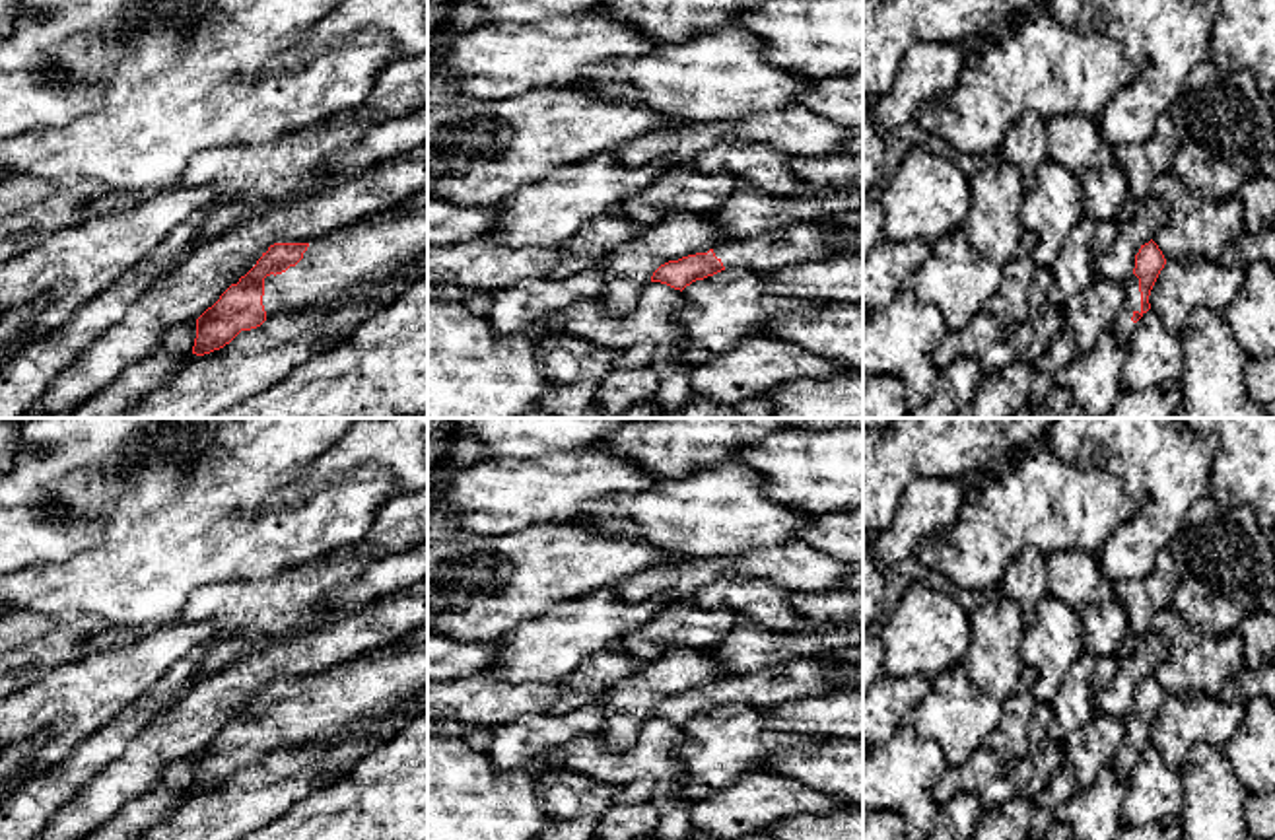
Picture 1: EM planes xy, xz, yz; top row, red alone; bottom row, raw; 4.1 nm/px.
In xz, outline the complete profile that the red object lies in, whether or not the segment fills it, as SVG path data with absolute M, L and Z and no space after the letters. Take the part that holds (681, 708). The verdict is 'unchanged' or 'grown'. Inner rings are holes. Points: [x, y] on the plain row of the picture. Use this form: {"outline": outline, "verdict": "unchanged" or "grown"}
{"outline": "M797 659L756 671L733 673L725 681L706 688L661 700L653 708L651 718L661 718L682 727L692 718L713 712L725 704L766 710L783 702L822 698L838 688L845 688L838 684L845 675L847 669L834 669L816 659Z", "verdict": "grown"}

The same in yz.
{"outline": "M1153 675L1135 690L1133 712L1123 721L1125 735L1112 764L1123 786L1131 778L1137 756L1151 745L1149 731L1164 700L1166 694Z", "verdict": "grown"}

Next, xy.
{"outline": "M428 626L402 644L375 655L358 657L311 679L274 679L257 700L231 719L196 754L192 789L204 791L229 780L241 766L260 762L280 747L301 749L363 719L391 714L404 702L428 694Z", "verdict": "grown"}

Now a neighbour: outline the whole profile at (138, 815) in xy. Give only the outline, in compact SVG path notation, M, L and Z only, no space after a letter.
M196 754L177 760L163 772L154 789L124 803L107 822L82 840L136 840L196 793L192 788L194 774Z

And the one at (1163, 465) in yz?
M1057 418L1048 443L1063 461L1075 461L1086 443L1090 461L1118 476L1125 494L1137 502L1133 519L1114 531L1096 556L1100 574L1112 583L1143 579L1154 568L1156 556L1168 550L1191 506L1209 494L1219 449L1217 439L1189 430L1180 418Z

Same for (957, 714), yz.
M962 663L935 677L925 700L908 716L913 733L933 739L948 766L964 764L1001 719L1003 704L976 686Z

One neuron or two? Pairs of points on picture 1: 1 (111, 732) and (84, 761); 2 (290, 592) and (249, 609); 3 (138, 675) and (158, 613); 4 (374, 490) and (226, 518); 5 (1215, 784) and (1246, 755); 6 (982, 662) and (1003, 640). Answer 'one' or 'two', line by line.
1: one
2: one
3: two
4: one
5: two
6: one

